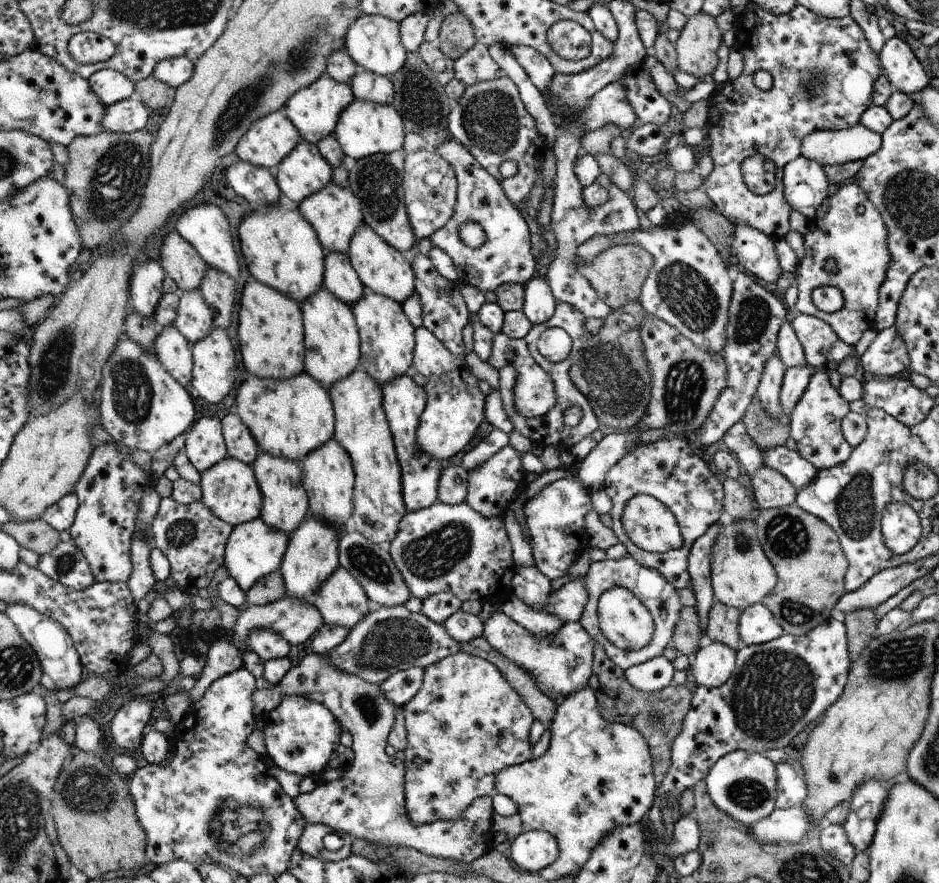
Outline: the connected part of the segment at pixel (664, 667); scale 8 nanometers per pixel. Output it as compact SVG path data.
M664 655L634 665L624 671L625 679L639 691L659 691L666 688L672 682L674 666Z

